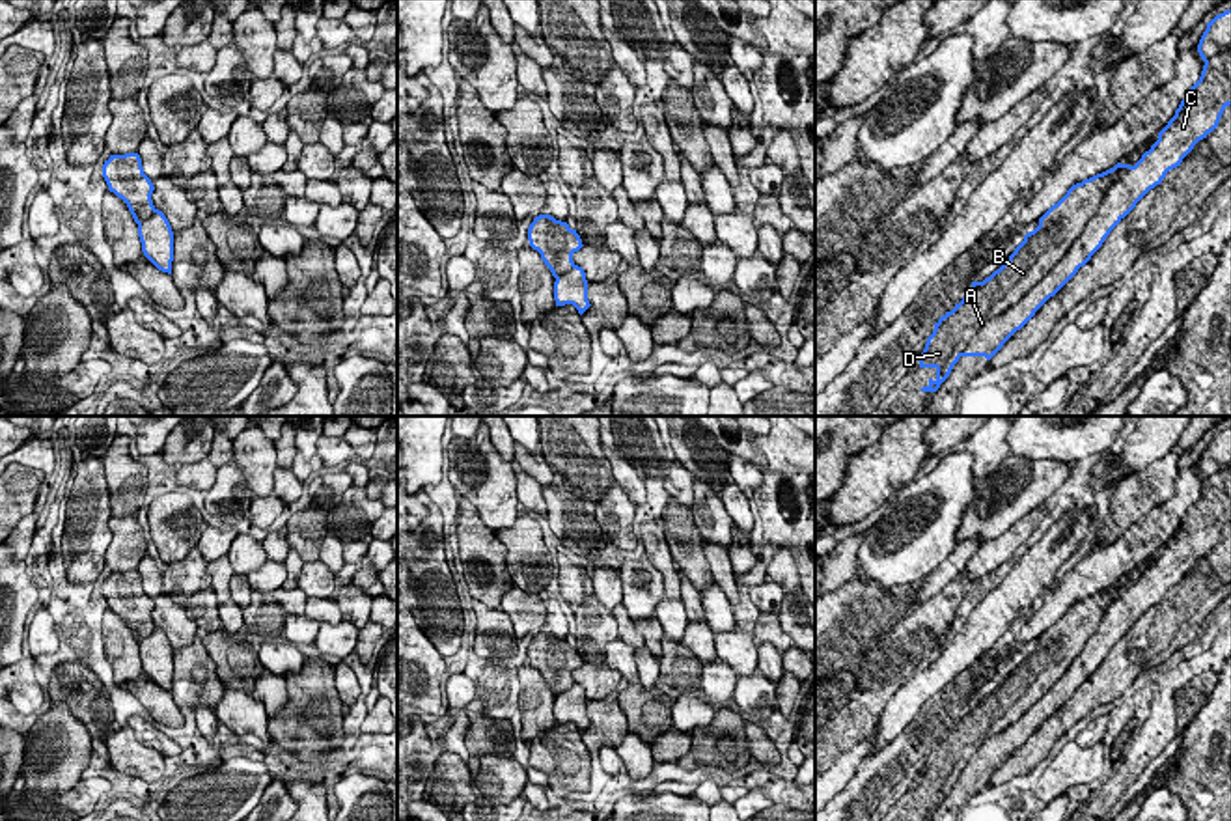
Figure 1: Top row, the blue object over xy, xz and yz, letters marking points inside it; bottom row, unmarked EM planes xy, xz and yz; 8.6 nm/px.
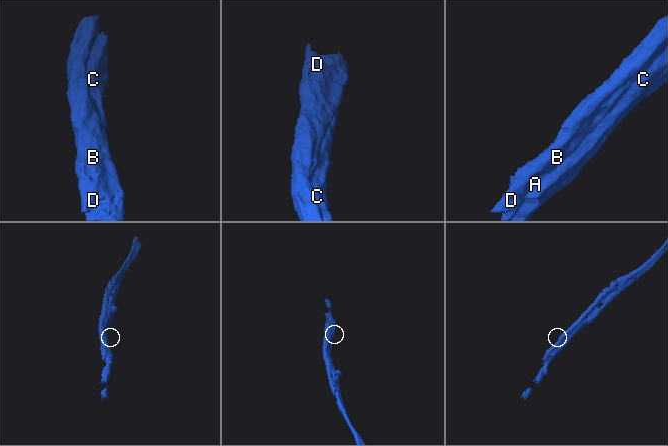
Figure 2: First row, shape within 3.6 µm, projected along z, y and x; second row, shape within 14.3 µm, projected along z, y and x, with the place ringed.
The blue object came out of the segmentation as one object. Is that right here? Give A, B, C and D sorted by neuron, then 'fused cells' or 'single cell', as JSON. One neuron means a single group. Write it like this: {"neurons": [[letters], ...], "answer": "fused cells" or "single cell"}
{"neurons": [["A", "B", "D"], ["C"]], "answer": "fused cells"}

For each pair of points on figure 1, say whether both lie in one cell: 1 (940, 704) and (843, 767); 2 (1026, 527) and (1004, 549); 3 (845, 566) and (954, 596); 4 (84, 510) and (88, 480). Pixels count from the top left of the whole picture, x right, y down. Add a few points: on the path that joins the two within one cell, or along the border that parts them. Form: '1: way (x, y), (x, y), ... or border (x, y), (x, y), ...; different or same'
1: border (868, 758), (840, 792); different
2: way (1021, 532), (1009, 543); same
3: border (855, 573), (834, 592); different
4: way (88, 502), (88, 487); same

